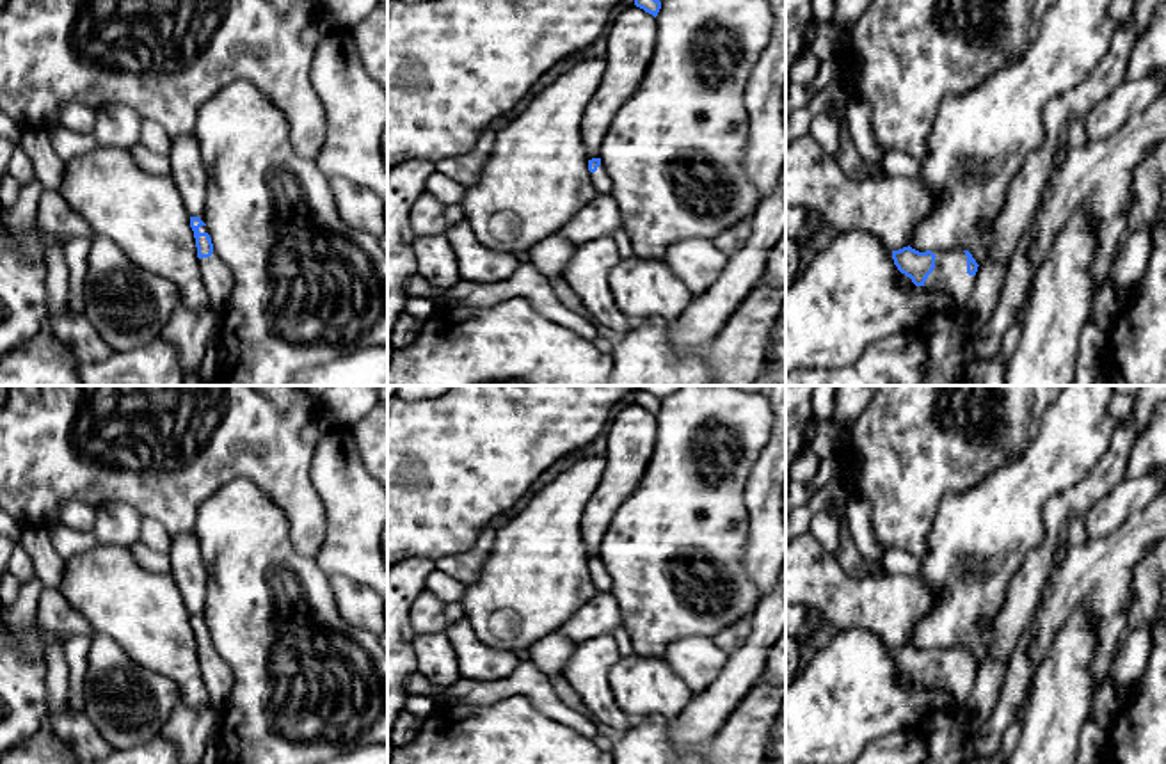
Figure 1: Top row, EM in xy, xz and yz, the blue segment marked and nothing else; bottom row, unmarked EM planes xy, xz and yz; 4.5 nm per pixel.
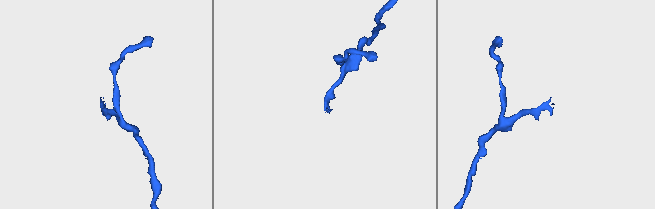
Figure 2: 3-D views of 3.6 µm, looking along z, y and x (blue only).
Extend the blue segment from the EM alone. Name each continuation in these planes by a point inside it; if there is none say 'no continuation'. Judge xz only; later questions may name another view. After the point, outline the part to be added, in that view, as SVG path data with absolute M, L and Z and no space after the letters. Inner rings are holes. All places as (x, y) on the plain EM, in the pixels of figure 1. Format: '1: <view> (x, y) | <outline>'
1: xz (601, 580) | M601 561L595 570L590 570L590 577L597 593L604 593L611 590L611 577Z

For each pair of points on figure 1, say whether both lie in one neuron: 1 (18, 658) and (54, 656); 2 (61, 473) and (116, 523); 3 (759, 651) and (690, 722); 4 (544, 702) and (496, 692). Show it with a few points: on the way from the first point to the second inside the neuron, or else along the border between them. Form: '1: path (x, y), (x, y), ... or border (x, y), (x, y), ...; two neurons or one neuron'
1: border (43, 649), (47, 697); two neurons
2: border (96, 509), (107, 503), (128, 503), (141, 516); two neurons
3: path (743, 668), (708, 706); one neuron
4: path (532, 690), (509, 688); one neuron

